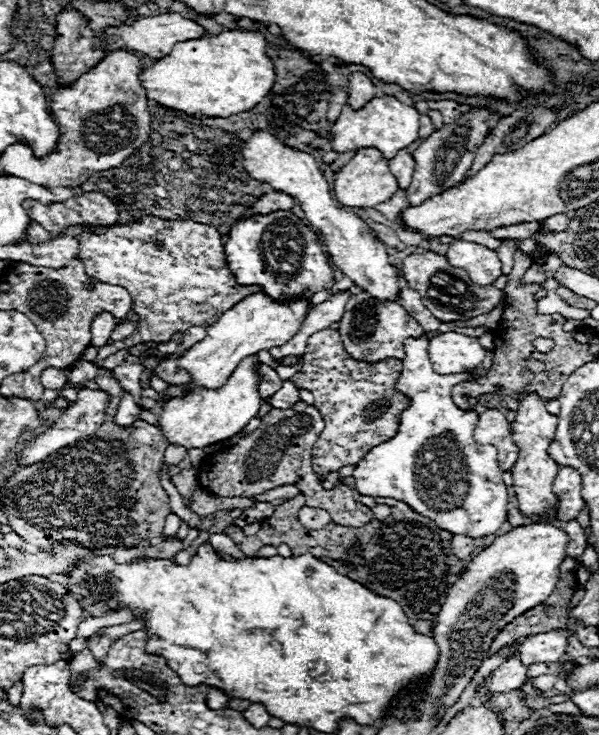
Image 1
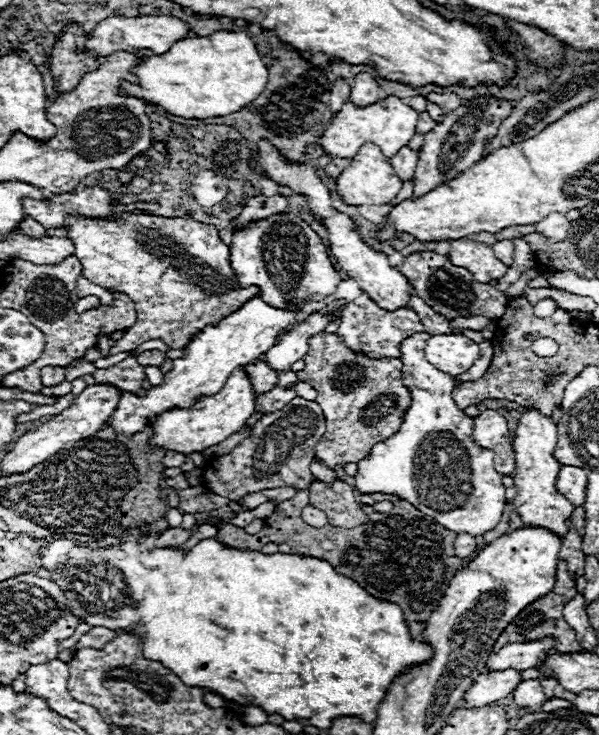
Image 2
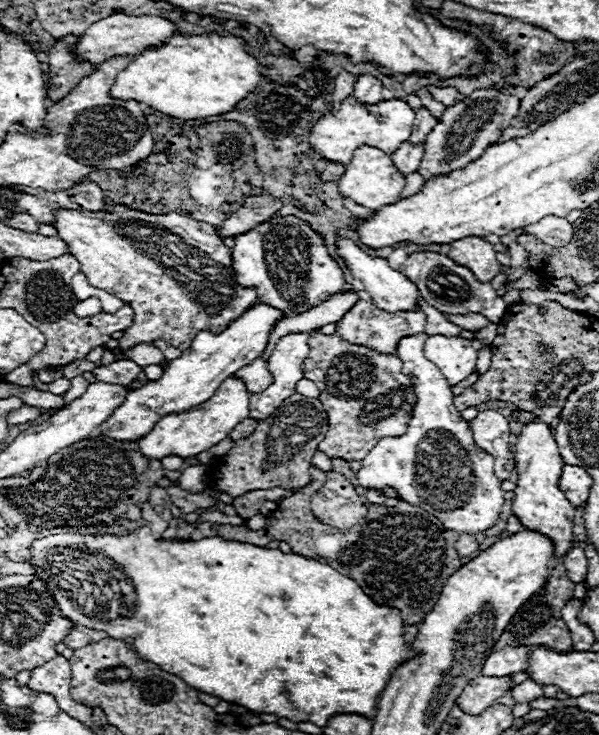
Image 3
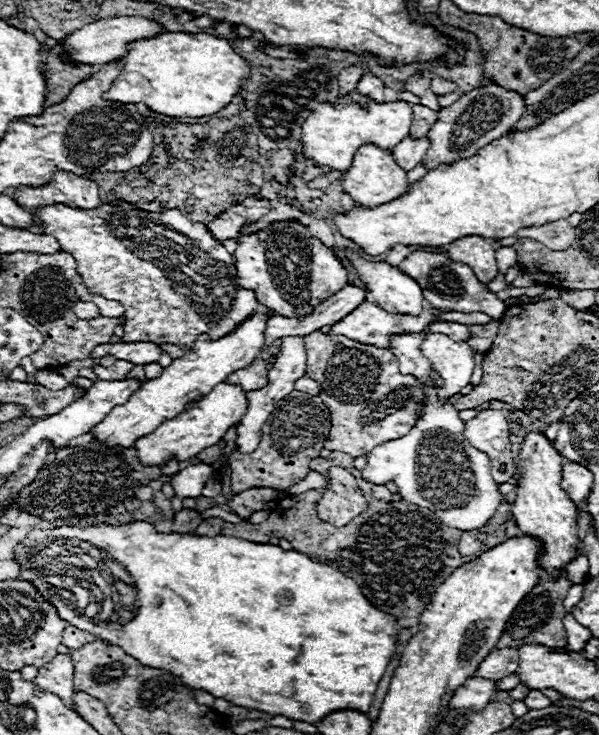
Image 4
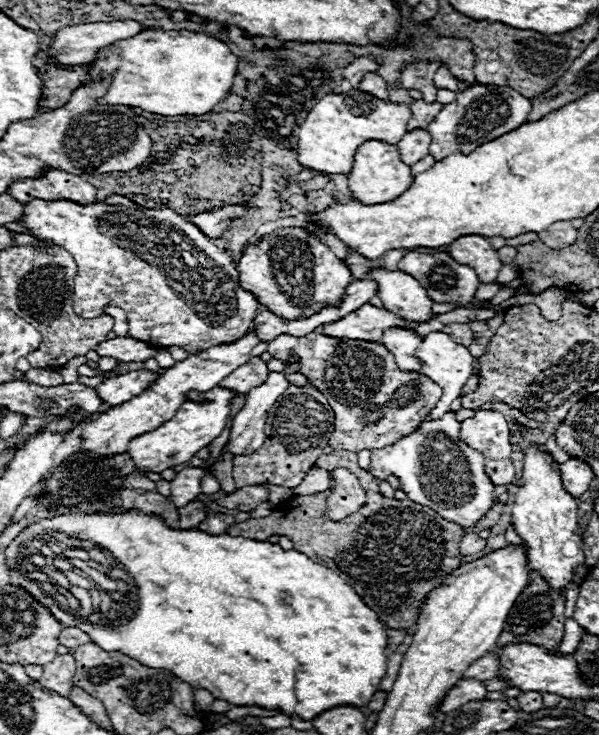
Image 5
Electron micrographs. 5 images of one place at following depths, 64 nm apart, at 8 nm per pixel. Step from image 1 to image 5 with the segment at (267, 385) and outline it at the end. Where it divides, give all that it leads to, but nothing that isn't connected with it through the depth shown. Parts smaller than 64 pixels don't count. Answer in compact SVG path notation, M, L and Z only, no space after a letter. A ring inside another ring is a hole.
M250 358L246 366L240 366L234 370L234 374L228 374L218 386L234 390L234 394L248 394L254 386L260 386L268 378L268 368L266 362L260 358Z

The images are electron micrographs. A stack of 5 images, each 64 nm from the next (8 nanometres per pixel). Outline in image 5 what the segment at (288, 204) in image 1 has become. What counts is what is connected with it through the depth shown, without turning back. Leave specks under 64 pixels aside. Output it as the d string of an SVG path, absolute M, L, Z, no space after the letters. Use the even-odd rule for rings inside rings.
M224 206L218 210L206 210L206 212L188 216L188 220L194 222L206 236L218 238L226 230L230 220L234 216L242 216L242 214L244 214L244 206Z

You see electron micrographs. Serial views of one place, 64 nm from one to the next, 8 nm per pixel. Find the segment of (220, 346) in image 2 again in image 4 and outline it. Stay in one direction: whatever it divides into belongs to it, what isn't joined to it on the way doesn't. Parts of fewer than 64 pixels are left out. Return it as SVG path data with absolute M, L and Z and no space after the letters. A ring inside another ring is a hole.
M254 314L234 334L222 340L206 342L206 336L200 336L192 350L188 350L182 358L176 358L168 368L162 370L158 378L144 382L142 388L136 390L126 404L120 404L114 410L110 410L110 414L98 426L94 426L90 434L94 436L94 440L106 446L132 446L140 436L150 434L164 420L170 420L176 414L180 414L188 402L208 394L216 384L224 382L228 374L248 366L260 352L260 346L264 344L264 328L266 314Z

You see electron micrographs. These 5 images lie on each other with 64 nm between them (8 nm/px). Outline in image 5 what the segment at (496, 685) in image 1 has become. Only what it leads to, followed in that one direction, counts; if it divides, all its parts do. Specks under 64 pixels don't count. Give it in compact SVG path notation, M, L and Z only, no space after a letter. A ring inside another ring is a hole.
M460 680L452 690L448 690L446 698L440 702L438 712L450 712L470 700L480 700L486 698L486 688L480 680Z

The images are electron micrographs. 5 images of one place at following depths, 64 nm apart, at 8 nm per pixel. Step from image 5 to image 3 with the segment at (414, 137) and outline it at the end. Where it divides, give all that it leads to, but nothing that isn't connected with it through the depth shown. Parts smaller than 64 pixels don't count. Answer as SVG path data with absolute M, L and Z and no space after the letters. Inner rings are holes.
M404 142L402 146L398 146L398 150L390 158L394 158L394 164L402 174L410 174L418 170L422 154L424 154L424 144L414 146L410 142Z

